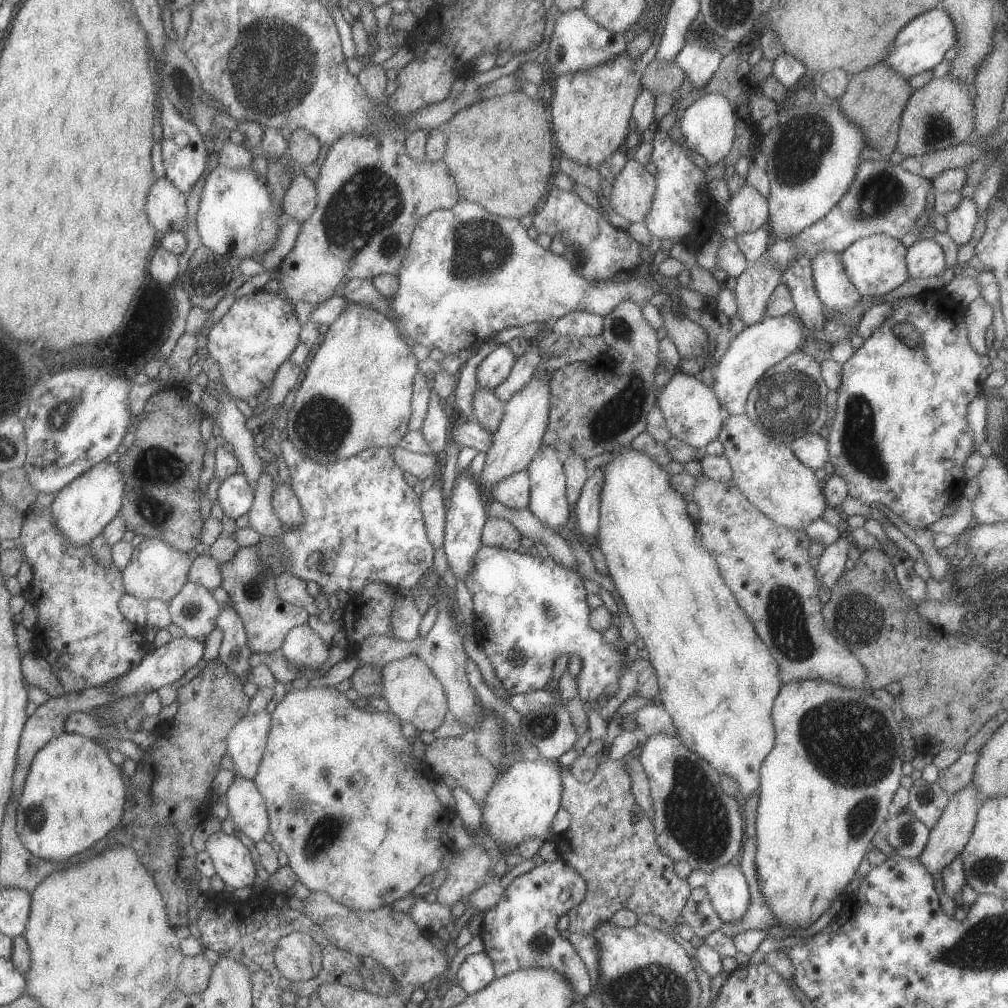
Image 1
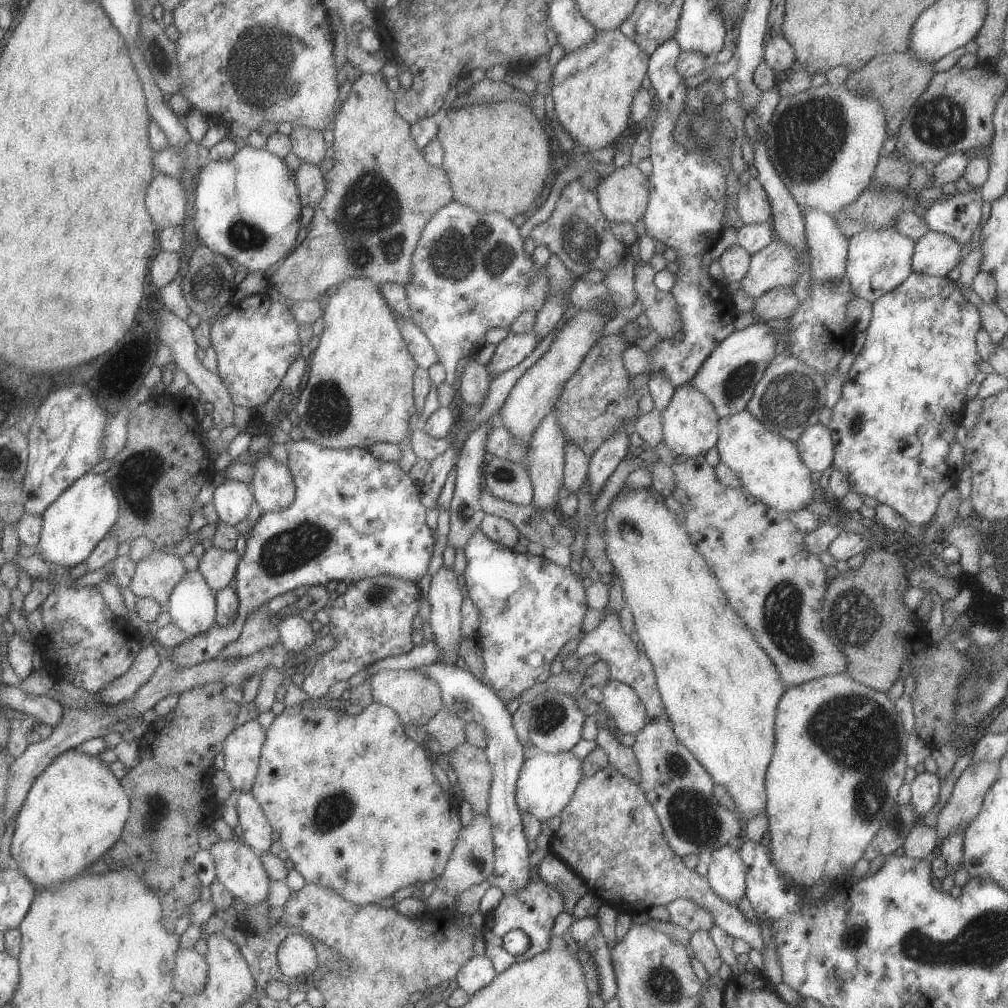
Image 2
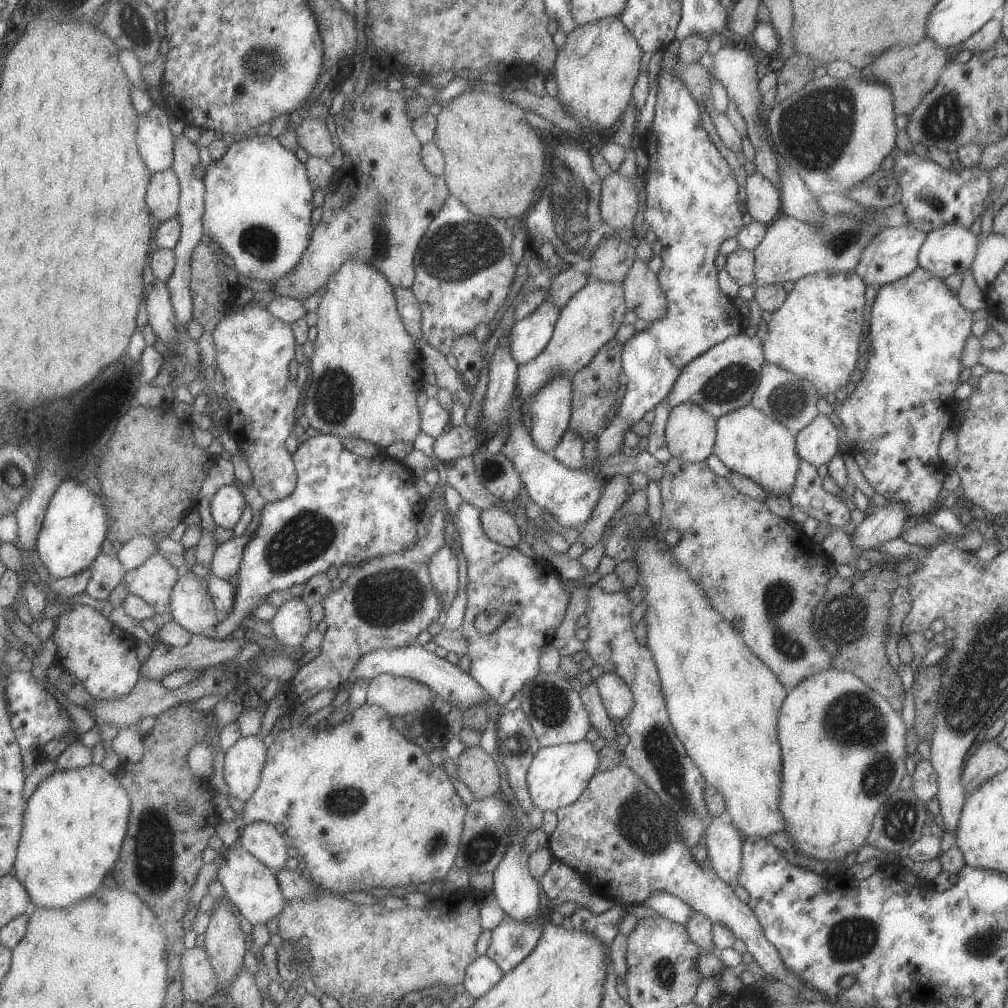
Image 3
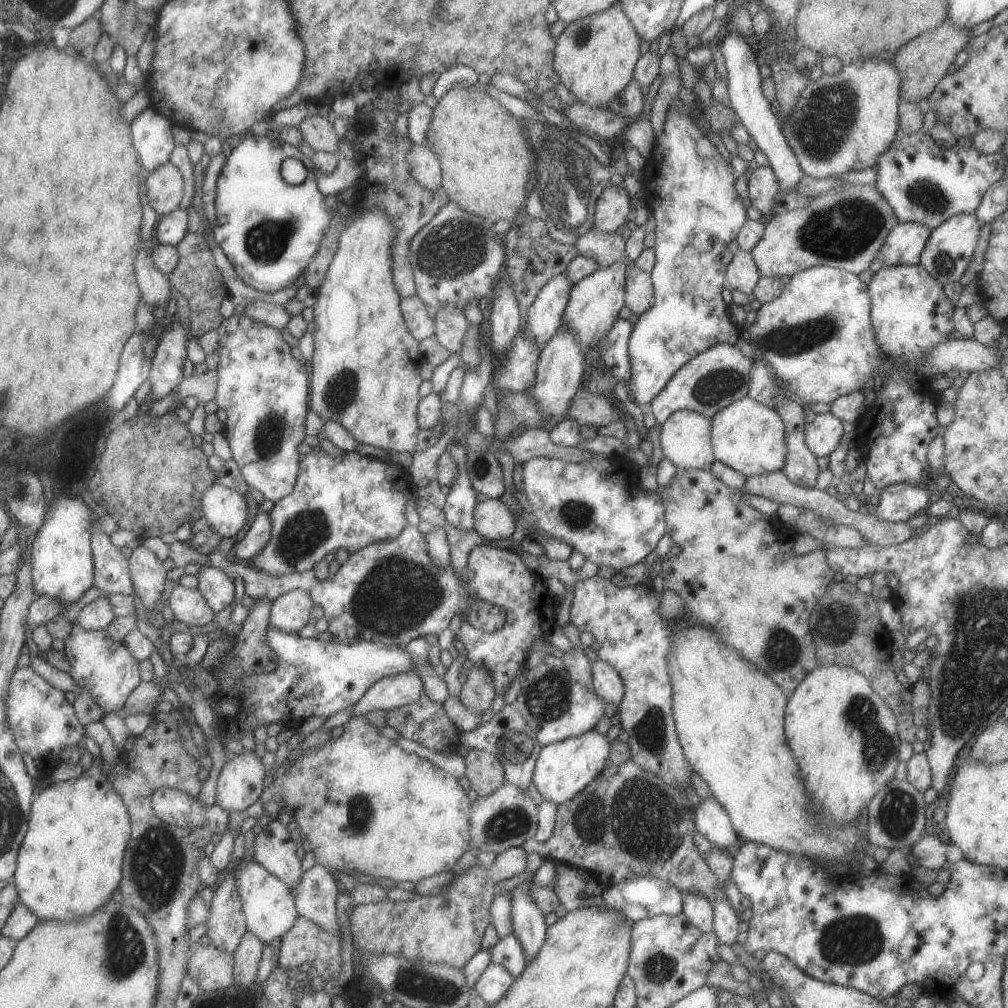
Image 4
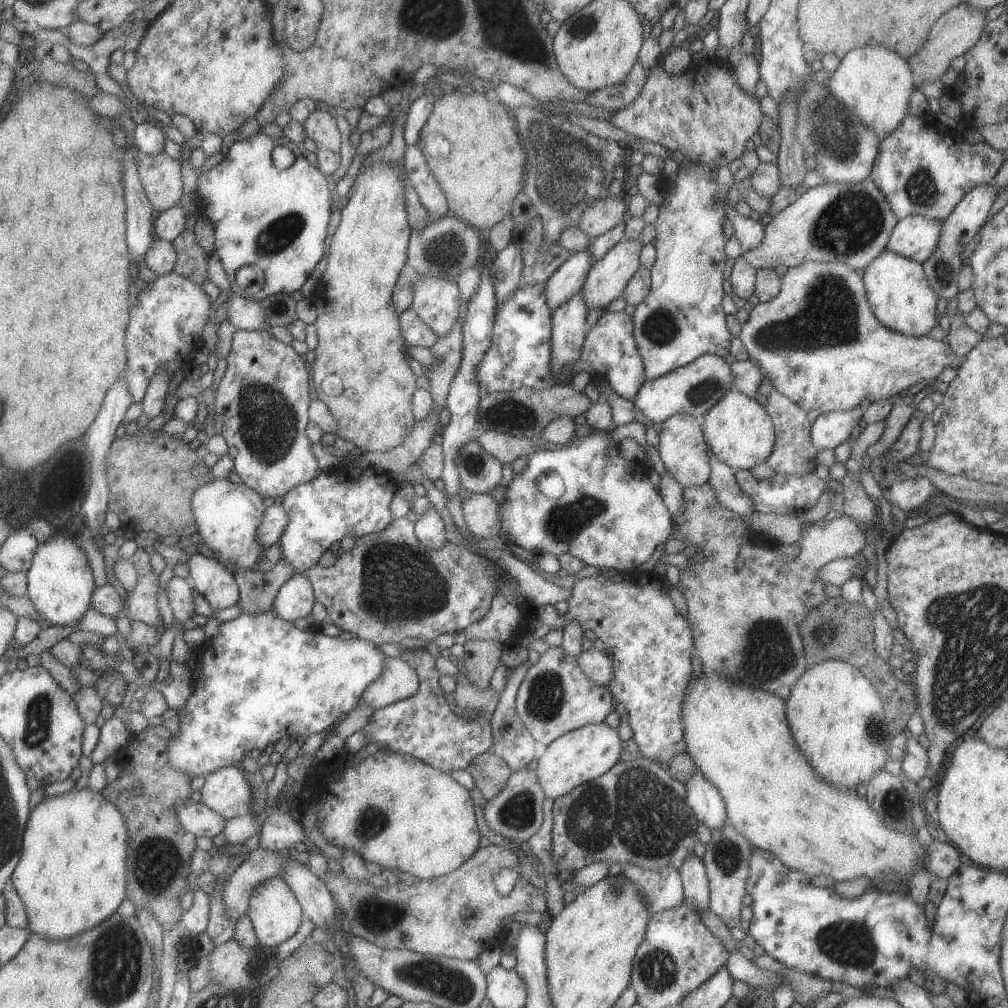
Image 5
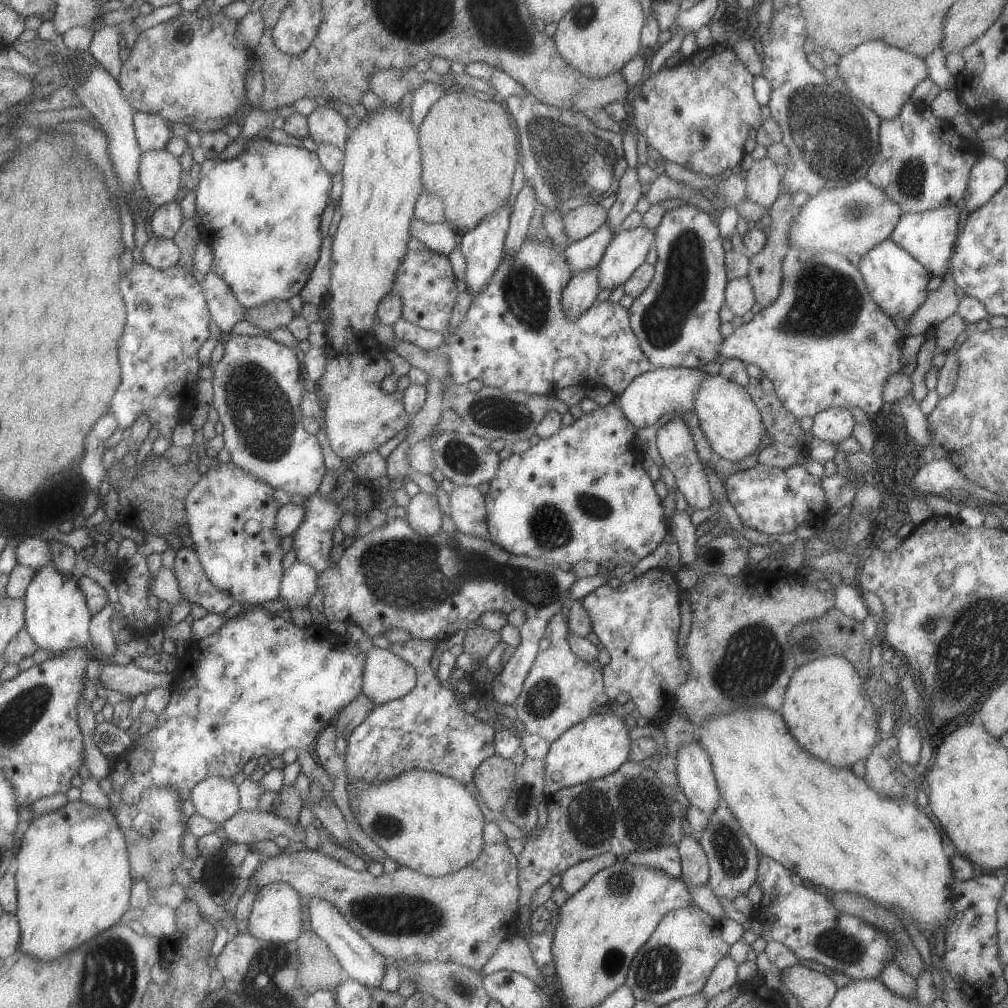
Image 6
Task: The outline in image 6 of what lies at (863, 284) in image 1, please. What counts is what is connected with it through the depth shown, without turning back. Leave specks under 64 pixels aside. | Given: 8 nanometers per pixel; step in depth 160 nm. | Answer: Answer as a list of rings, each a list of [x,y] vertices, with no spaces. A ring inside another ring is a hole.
[[[957,205],[936,208],[931,211],[918,213],[901,213],[894,229],[891,231],[891,240],[909,253],[931,276],[941,277],[947,268],[947,261],[957,232],[959,208]]]

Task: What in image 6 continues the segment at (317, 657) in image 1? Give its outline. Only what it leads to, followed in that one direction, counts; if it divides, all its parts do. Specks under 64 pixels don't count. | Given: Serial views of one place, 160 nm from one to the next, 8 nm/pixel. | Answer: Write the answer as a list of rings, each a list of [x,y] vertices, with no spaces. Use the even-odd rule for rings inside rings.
[[[297,559],[284,569],[278,596],[285,607],[290,610],[307,606],[319,585],[317,576],[313,567]]]

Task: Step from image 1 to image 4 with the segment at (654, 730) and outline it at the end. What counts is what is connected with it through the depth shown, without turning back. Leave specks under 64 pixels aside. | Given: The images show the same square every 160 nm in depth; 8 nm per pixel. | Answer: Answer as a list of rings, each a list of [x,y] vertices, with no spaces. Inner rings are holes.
[[[597,659],[590,662],[591,682],[596,696],[601,698],[608,706],[609,713],[613,716],[623,698],[623,684],[617,672],[607,662]]]

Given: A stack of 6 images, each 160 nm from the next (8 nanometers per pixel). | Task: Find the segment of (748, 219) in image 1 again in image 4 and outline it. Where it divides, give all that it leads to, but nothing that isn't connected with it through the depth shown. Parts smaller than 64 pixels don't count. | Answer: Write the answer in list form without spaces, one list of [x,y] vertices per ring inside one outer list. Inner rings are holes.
[[[769,166],[755,168],[748,181],[749,199],[751,207],[763,215],[772,215],[771,204],[775,202],[777,192],[777,178]]]

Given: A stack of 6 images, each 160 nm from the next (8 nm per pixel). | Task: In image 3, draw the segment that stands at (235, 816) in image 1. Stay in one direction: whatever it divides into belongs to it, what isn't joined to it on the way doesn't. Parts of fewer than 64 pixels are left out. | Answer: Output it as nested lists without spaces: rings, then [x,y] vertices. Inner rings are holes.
[[[253,821],[242,826],[237,843],[273,872],[285,867],[289,845],[285,835],[278,834],[271,823]]]

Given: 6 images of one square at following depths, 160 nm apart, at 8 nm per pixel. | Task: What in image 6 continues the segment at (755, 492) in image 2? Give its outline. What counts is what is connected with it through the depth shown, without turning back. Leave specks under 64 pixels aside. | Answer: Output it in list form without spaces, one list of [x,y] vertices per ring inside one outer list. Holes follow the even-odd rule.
[[[719,373],[704,377],[694,396],[693,414],[697,415],[702,433],[715,456],[735,463],[757,453],[766,434],[759,409],[747,389]]]

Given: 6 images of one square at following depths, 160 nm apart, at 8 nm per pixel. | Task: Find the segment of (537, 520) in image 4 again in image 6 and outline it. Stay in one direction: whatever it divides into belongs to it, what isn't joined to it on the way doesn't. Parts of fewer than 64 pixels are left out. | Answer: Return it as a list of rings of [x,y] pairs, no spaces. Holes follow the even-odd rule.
[[[613,403],[597,407],[595,410],[584,413],[578,419],[575,419],[571,426],[561,426],[561,428],[552,434],[549,438],[540,439],[540,441],[530,446],[525,452],[513,453],[507,459],[499,461],[495,476],[489,481],[490,487],[484,496],[484,505],[487,513],[486,525],[488,528],[489,539],[491,542],[499,545],[503,550],[514,555],[540,559],[546,563],[567,562],[575,564],[576,562],[589,561],[595,564],[601,562],[615,562],[617,566],[621,564],[631,564],[634,566],[647,554],[651,554],[659,543],[665,538],[669,531],[668,522],[665,519],[665,512],[661,507],[661,501],[653,489],[653,483],[649,476],[643,470],[643,453],[633,447],[630,442],[635,437],[634,426],[623,416],[621,409]]]

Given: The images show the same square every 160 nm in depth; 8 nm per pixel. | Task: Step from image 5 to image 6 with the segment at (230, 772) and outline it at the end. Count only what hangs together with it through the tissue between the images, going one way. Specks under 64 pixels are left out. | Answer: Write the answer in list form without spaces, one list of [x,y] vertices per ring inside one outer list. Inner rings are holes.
[[[207,777],[190,790],[194,812],[214,823],[222,823],[239,808],[238,787],[231,777]]]

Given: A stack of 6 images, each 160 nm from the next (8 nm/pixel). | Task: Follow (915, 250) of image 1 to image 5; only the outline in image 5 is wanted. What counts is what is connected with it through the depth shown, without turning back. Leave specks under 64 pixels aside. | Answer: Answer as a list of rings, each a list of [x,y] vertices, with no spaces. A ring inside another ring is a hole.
[[[993,180],[985,185],[979,185],[968,190],[963,198],[953,207],[951,214],[941,223],[939,238],[935,250],[920,264],[923,267],[927,282],[937,295],[937,298],[950,300],[957,291],[957,274],[961,270],[963,246],[975,236],[976,232],[987,220],[989,208],[993,204],[997,191],[992,186]]]

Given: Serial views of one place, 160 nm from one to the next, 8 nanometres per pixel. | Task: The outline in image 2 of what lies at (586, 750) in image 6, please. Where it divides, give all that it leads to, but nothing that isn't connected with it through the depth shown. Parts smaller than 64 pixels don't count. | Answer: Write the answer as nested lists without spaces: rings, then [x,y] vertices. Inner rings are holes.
[[[534,750],[528,759],[522,762],[514,792],[514,801],[518,811],[530,814],[539,822],[558,816],[561,809],[569,802],[577,783],[582,776],[581,761],[571,751],[546,753]]]

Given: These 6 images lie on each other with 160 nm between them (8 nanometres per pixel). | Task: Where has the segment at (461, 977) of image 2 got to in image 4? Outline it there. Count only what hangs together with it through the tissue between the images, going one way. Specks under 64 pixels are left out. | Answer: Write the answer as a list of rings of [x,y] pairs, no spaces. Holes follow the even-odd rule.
[[[490,963],[477,978],[473,986],[473,991],[478,995],[485,1004],[491,1006],[491,1004],[497,1004],[499,998],[503,998],[511,982],[514,982],[515,978],[496,963]]]

